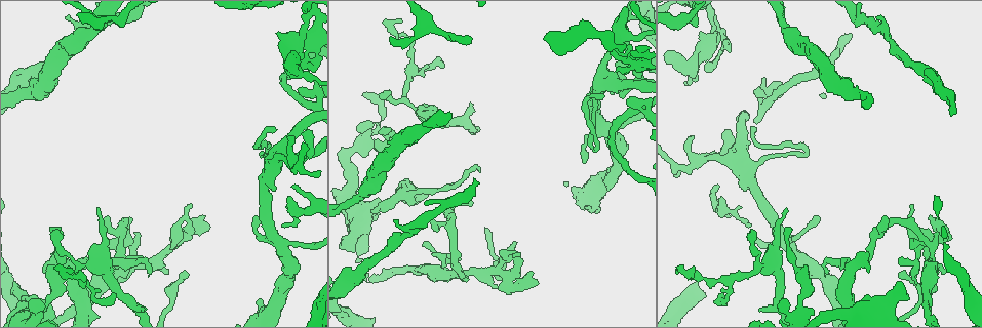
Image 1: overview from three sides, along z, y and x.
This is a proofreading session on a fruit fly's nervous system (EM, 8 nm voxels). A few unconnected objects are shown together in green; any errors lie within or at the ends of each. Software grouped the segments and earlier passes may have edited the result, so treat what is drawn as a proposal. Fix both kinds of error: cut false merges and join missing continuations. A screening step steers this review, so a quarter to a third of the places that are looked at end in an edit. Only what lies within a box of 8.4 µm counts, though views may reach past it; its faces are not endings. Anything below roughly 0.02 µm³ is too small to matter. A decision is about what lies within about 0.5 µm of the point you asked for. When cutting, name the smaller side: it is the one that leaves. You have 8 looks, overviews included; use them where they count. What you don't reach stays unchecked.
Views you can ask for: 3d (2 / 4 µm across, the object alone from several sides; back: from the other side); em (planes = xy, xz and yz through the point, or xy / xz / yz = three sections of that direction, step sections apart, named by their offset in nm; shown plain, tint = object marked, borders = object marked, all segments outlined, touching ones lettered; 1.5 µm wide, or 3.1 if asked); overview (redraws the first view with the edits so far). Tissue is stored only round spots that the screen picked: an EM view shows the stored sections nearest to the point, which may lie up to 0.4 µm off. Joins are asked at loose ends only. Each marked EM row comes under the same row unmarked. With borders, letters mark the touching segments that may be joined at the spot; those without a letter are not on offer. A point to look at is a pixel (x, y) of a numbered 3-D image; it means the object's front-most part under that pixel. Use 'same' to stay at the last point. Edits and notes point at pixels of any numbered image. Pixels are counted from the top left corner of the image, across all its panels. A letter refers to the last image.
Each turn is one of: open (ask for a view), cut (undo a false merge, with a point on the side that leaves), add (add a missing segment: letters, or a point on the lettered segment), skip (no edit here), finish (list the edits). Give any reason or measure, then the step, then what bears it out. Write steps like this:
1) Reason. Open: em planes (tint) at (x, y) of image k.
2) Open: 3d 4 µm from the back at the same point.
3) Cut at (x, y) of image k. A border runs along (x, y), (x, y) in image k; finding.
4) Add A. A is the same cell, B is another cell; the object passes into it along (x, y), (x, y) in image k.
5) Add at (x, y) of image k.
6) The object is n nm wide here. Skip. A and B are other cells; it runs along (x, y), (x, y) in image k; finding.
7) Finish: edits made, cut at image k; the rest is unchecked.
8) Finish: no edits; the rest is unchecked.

Arms run side by side. Open: 3d 2 µm from the back at (616, 72) of image 1.

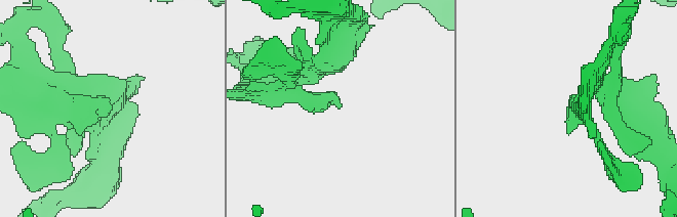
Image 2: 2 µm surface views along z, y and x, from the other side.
Need the tissue. Open: em xz step 4 (borders) at (338, 109) of image 2.

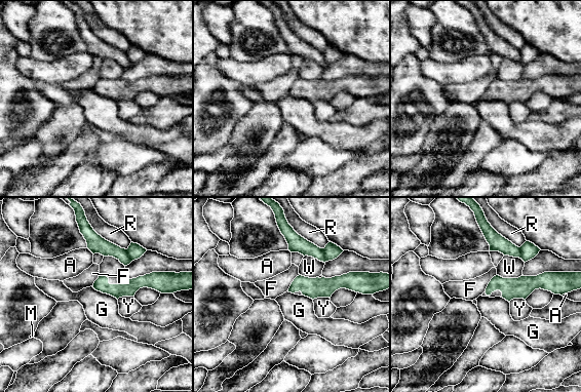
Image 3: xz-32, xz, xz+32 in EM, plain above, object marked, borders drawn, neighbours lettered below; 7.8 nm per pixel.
The longest contact is with R, 360 nm. Skip. A, F, G, M, R, W and Y are other cells; it runs along (549, 284), (494, 285), (488, 291) in image 3; no lettered segment goes on from it.

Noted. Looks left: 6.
Sharp bend. Open: em planes (borders) at (311, 154) of image 1.

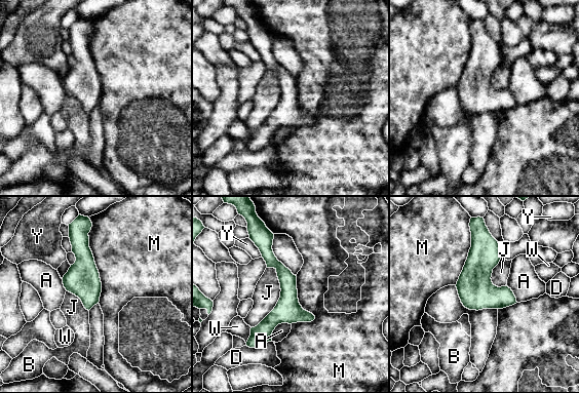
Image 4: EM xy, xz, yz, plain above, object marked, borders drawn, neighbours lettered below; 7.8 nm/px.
The object is 200 nm wide here. Skip. A, B, D, J, M, W and Y are other cells; it runs along (267, 238), (286, 306), (255, 344) in image 4; one neuron here.

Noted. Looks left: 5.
Tapers out. Open: 3d 4 µm from the back at (252, 218) of image 1.

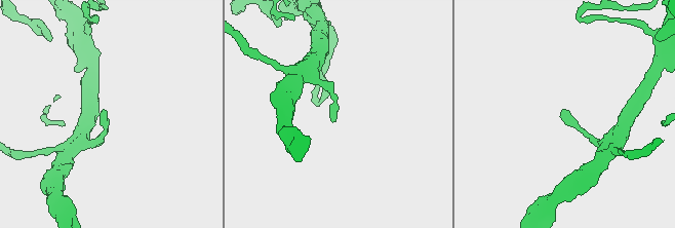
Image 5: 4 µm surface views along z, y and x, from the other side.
Shape alone is not enough. Open: em yz step 8 (tint) at (105, 110) of image 5.

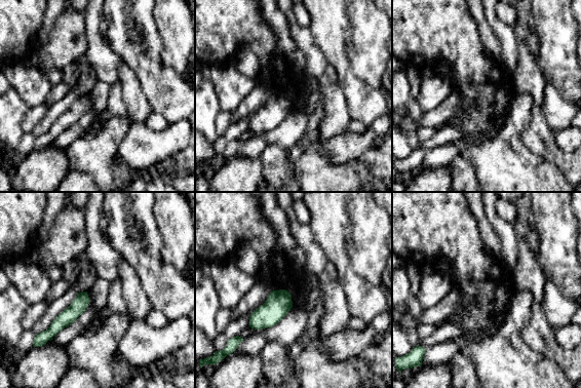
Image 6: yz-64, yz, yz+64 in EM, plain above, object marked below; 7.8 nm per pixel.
Open: em yz step 8 (borders) at the same point.

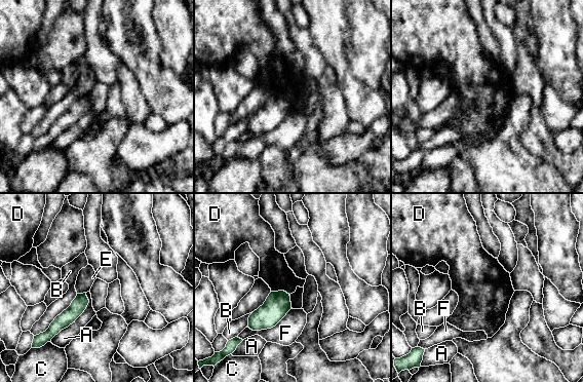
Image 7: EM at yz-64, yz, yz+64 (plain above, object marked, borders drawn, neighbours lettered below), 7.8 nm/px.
Skip. A, B, C, D, E and F are other cells; it runs along (83, 296), (80, 303), (44, 338) in image 7; none of them fits.

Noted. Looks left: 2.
Finish: no edits; the rest is unchecked.

